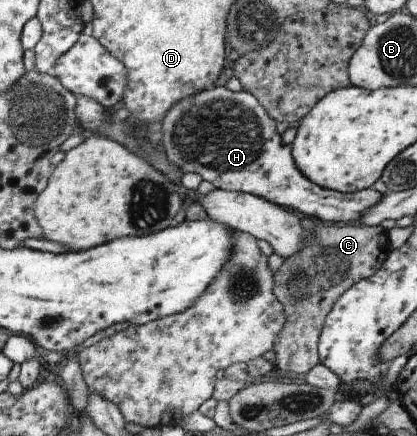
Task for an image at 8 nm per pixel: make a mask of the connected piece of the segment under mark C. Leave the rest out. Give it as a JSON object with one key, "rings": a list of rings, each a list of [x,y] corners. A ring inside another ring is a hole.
{"rings":[[[327,225],[318,227],[313,232],[313,239],[303,247],[300,253],[284,259],[283,265],[275,272],[279,274],[280,299],[283,307],[287,307],[287,327],[283,327],[283,339],[279,339],[279,347],[275,347],[275,359],[271,361],[273,369],[307,375],[319,361],[318,343],[325,323],[325,318],[333,309],[338,297],[352,285],[362,279],[371,277],[383,265],[391,252],[388,231],[383,227],[368,225]]]}

